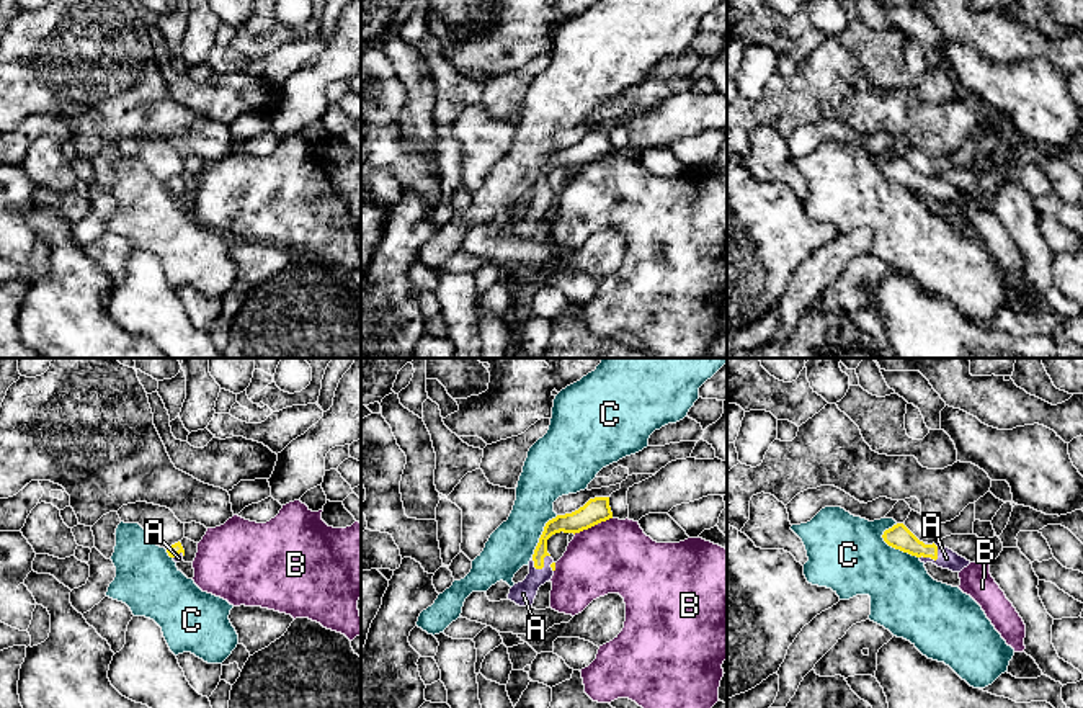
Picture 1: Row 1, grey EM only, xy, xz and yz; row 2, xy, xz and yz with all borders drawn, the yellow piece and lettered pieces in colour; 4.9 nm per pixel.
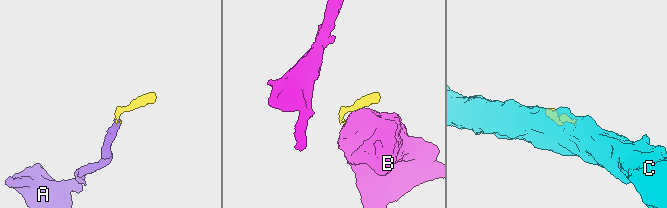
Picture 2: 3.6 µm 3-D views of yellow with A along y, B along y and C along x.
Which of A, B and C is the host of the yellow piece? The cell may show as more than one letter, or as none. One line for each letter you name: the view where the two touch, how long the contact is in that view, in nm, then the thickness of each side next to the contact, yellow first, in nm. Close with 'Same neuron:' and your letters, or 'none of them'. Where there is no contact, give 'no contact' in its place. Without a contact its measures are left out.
A: meets yellow in xz; contact 110 nm long; 100 nm thick on the yellow side, 120 nm on the other
Same neuron: A

